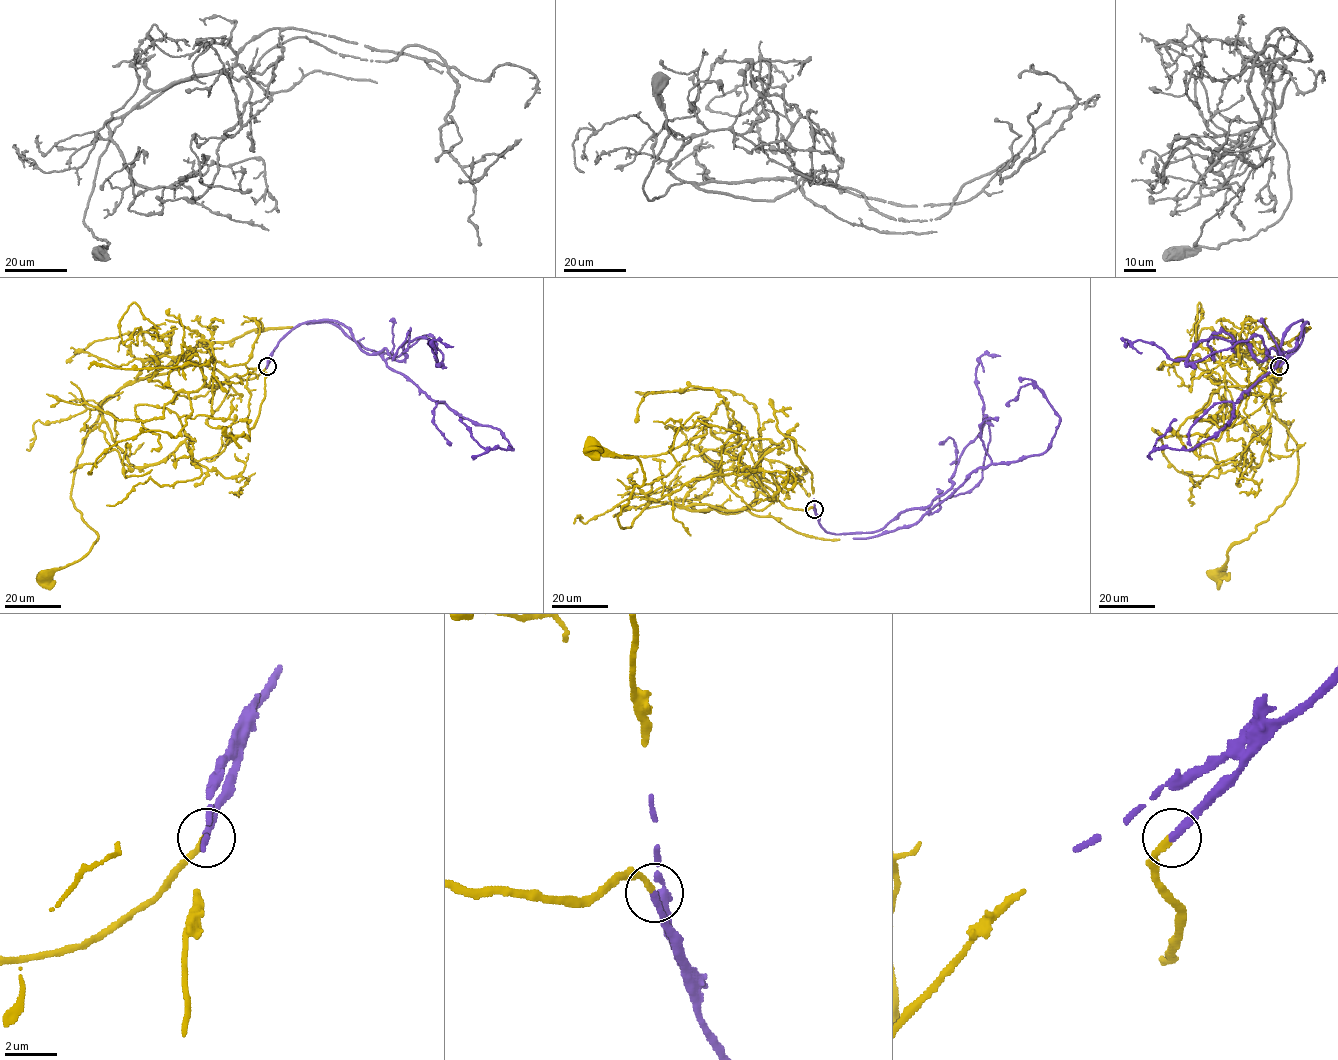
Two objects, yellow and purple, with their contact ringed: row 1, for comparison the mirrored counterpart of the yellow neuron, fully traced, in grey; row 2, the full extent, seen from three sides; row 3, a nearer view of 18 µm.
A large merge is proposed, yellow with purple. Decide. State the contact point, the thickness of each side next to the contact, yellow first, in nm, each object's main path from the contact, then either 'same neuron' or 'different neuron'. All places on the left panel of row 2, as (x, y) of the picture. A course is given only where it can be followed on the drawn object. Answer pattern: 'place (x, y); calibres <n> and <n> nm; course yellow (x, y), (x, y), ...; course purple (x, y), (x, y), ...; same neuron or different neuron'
place (267, 366); calibres 240 and 280 nm; course yellow (267, 366), (242, 380), (188, 365), (133, 381), (102, 404), (71, 494), (98, 538), (77, 561), (46, 576); course purple (267, 366), (292, 329), (336, 320), (513, 449), (484, 448), (460, 419); same neuron

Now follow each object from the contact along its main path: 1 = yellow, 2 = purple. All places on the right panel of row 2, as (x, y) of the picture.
1: (1278, 366), (1278, 380), (1262, 368), (1280, 366), (1273, 411), (1297, 446), (1296, 483), (1227, 552), (1216, 576)
2: (1279, 366), (1300, 344), (1303, 320), (1224, 427), (1191, 449), (1154, 448), (1176, 419)

